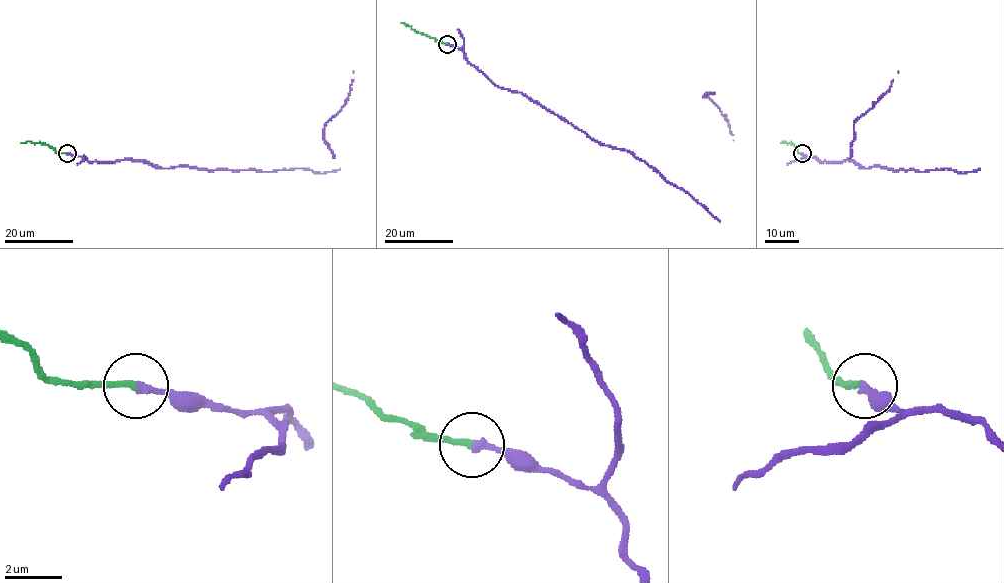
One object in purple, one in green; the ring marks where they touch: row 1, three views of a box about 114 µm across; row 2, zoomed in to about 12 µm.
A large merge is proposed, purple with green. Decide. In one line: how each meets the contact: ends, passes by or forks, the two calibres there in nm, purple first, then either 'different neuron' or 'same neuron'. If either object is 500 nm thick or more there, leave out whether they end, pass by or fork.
purple ends there; green ends there; 240 nm thick on the purple side, 240 nm on the other; different neuron

